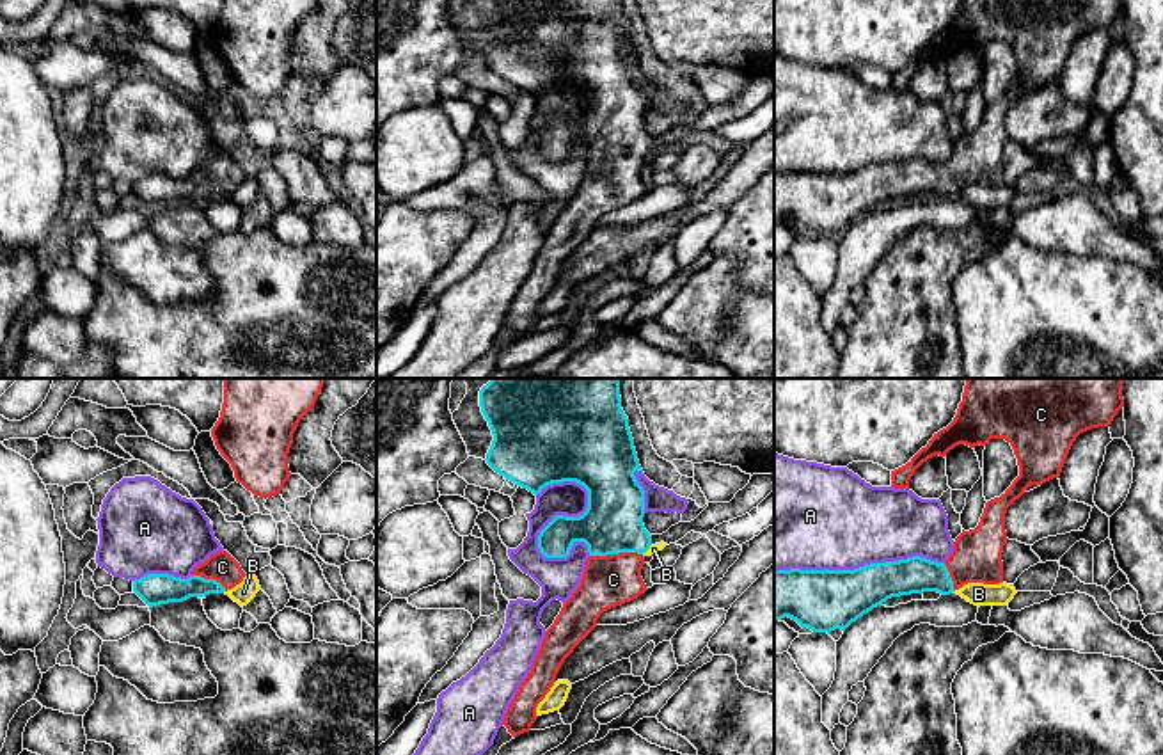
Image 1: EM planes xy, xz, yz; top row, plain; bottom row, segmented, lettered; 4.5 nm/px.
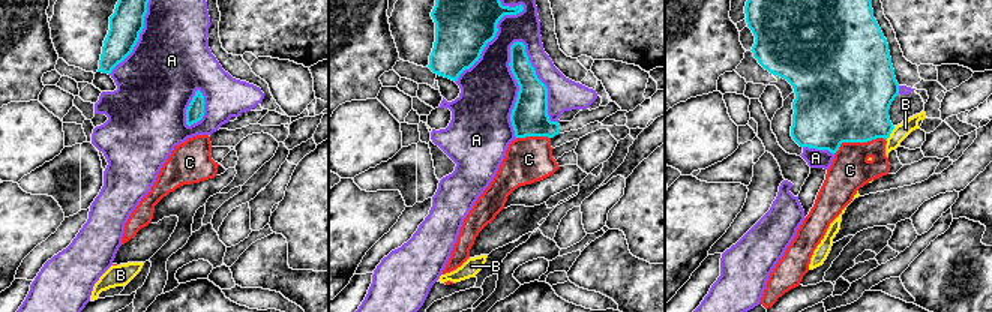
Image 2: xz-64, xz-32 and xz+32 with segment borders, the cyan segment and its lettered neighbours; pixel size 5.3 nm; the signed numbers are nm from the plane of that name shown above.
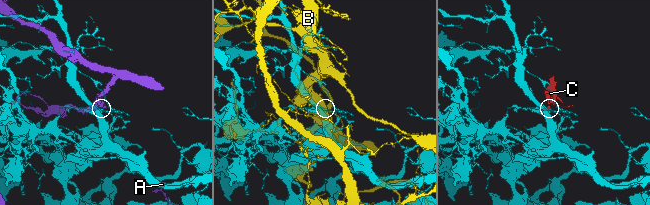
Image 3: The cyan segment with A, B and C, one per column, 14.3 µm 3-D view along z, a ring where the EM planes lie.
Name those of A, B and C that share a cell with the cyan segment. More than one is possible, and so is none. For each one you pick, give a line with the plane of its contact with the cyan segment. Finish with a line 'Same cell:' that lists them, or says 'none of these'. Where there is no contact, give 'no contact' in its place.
C: meets cyan in xz
Same cell: C

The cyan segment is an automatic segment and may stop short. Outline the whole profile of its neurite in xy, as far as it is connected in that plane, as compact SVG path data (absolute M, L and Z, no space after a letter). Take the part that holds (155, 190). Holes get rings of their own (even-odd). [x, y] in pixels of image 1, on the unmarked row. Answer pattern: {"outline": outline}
{"outline": "M218 153L192 172L188 181L169 176L147 176L133 183L133 194L149 208L183 204L190 199L224 195L243 183L247 176L227 155Z"}

